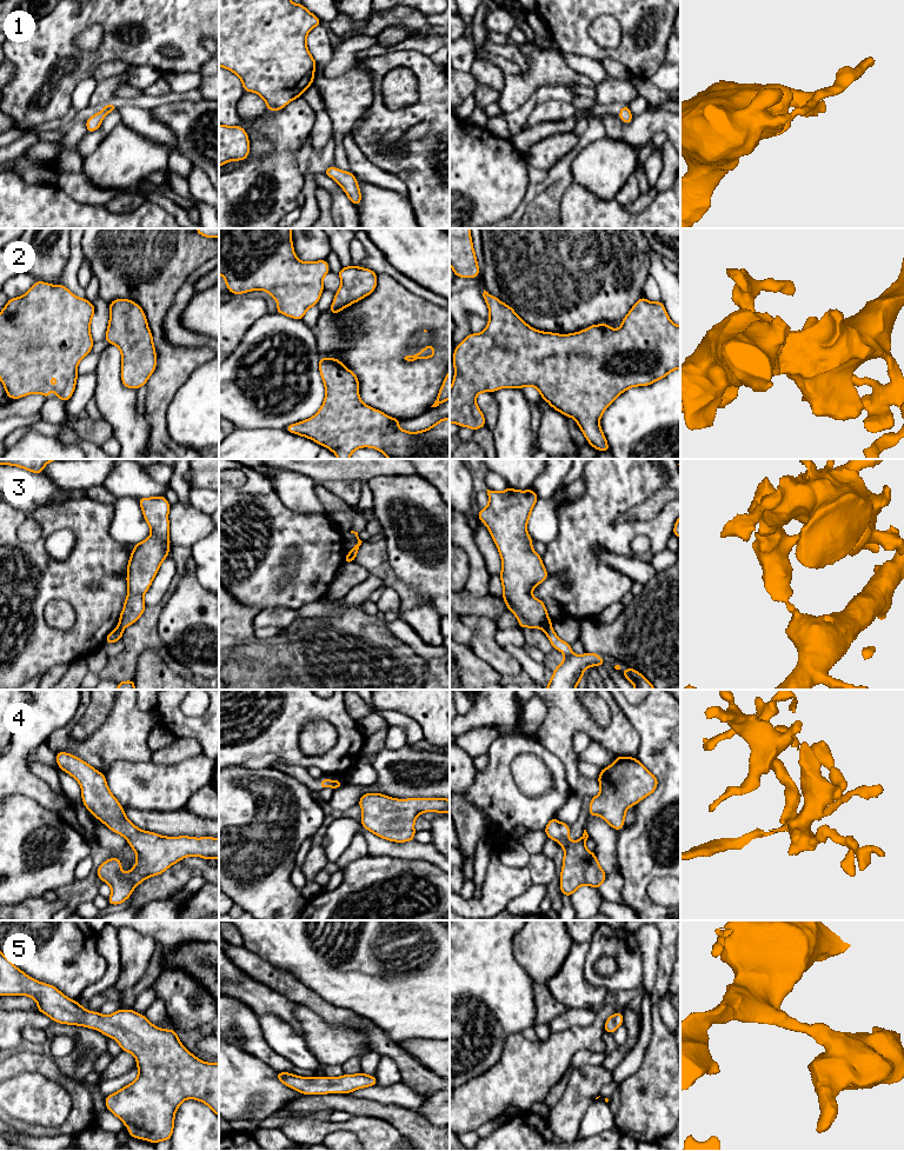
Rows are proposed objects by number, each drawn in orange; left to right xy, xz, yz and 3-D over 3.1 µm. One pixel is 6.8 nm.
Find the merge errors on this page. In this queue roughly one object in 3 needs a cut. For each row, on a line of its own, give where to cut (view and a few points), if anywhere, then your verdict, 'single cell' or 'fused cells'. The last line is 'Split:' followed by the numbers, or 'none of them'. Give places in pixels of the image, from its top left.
1: no cut; single cell
2: no cut; single cell
3: cut in yz along (550, 626), (545, 631); fused cells
4: no cut; single cell
5: no cut; single cell
Split: 3

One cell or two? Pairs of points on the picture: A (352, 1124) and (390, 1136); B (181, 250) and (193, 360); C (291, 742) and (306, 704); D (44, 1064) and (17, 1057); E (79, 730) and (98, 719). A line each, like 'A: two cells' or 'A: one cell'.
A: one cell
B: one cell
C: one cell
D: one cell
E: one cell

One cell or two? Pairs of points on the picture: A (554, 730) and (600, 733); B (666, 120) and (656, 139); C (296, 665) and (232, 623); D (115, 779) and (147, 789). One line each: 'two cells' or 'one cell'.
A: one cell
B: two cells
C: two cells
D: one cell

